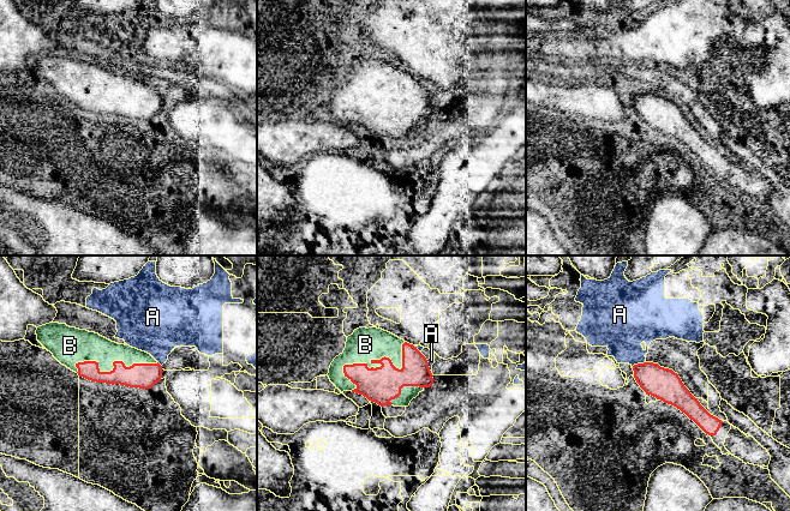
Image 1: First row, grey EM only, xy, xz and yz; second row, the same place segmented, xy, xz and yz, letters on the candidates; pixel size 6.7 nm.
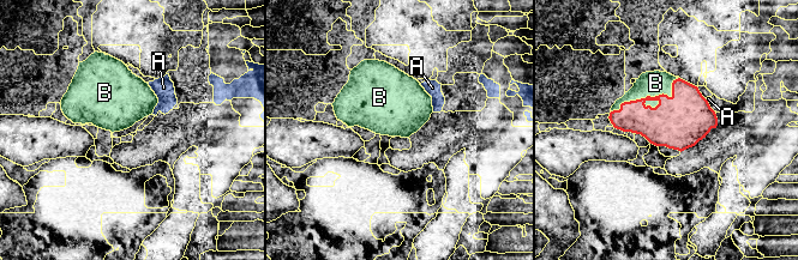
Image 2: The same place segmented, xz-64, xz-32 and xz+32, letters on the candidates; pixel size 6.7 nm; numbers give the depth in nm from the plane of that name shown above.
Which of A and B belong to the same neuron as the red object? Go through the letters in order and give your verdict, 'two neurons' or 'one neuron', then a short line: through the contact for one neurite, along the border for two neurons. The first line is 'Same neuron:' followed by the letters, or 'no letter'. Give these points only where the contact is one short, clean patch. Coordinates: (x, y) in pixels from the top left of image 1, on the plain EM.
Same neuron: B
A: two neurons; line yz (645, 92), (638, 94), (632, 98)
B: one neuron

